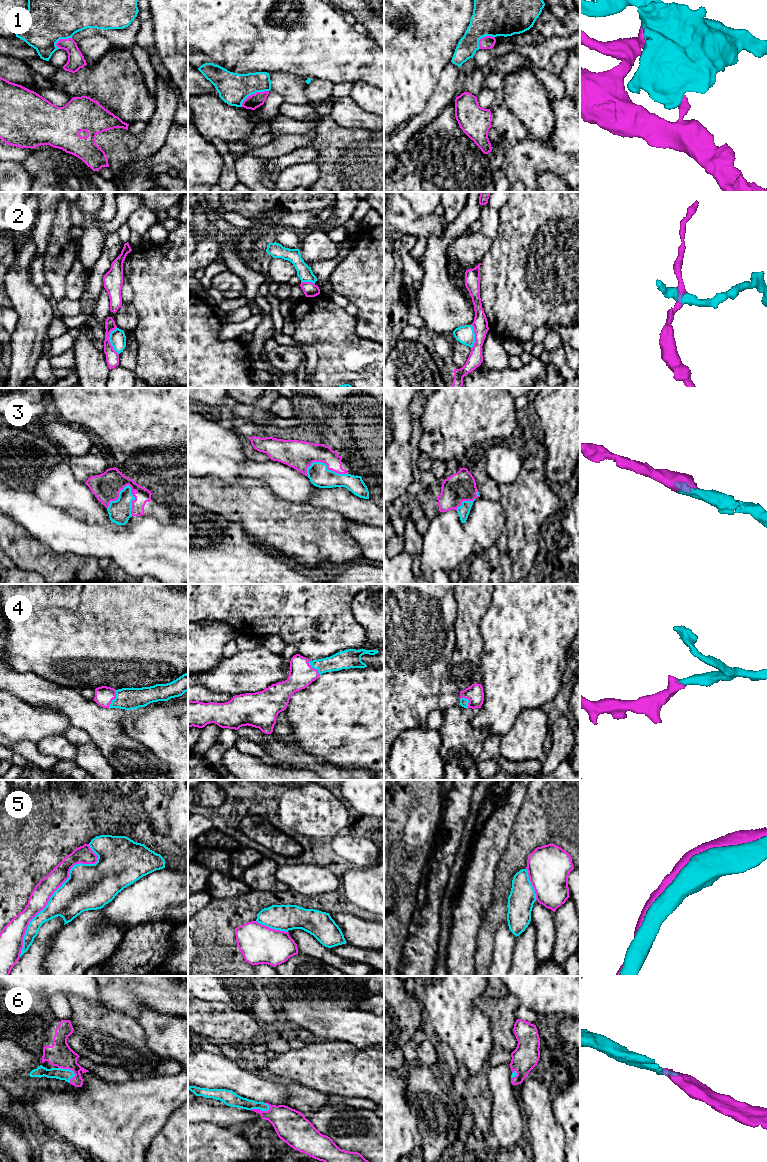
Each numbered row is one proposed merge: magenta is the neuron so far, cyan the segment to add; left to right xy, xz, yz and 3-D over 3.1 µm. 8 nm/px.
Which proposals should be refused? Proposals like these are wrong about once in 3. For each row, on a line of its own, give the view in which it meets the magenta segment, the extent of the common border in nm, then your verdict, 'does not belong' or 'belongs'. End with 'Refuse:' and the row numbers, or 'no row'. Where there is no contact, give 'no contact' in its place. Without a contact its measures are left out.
1: meets magenta in xz; contact 260 nm long; does not belong
2: meets magenta in xy; contact 220 nm long; does not belong
3: meets magenta in xy; contact 260 nm long; belongs
4: meets magenta in xz; contact 150 nm long; belongs
5: meets magenta in xy; contact 1050 nm long; does not belong
6: meets magenta in xy; contact 160 nm long; belongs
Refuse: 1, 2, 5

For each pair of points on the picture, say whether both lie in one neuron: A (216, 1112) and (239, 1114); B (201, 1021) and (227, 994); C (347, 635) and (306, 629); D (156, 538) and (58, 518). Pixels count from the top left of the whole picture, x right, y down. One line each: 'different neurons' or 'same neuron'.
A: same neuron
B: different neurons
C: same neuron
D: same neuron

